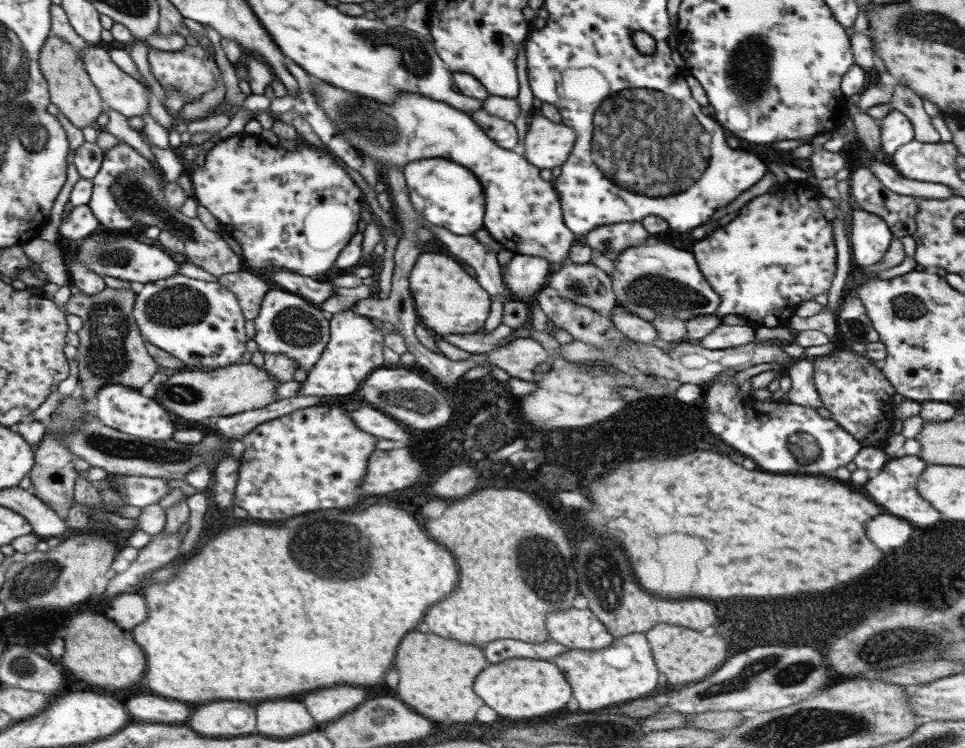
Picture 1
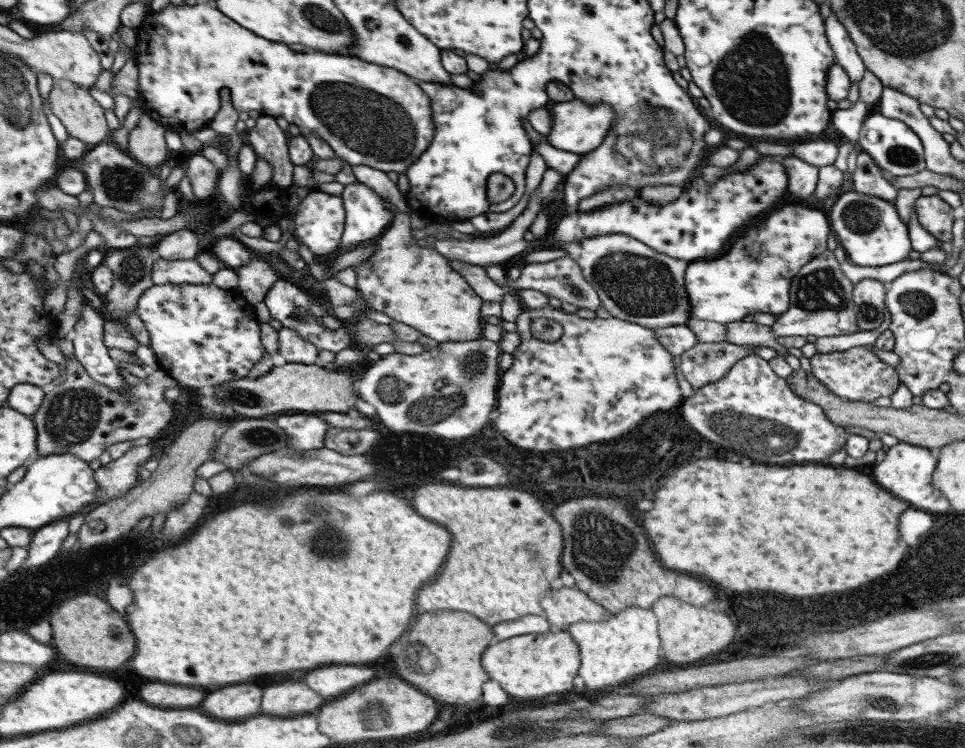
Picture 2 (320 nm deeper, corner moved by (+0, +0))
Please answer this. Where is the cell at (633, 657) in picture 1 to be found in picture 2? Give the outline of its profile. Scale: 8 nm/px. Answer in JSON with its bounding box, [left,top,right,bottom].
[566,607,662,692]

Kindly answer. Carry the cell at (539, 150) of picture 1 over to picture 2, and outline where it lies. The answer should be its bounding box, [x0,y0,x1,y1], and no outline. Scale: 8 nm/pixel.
[546,98,616,154]

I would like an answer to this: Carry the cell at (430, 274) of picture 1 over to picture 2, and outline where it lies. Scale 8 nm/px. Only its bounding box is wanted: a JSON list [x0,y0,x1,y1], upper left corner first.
[354,209,482,343]

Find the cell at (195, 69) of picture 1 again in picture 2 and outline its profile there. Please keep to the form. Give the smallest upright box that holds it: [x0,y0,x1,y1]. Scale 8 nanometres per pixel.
[133,2,434,173]

